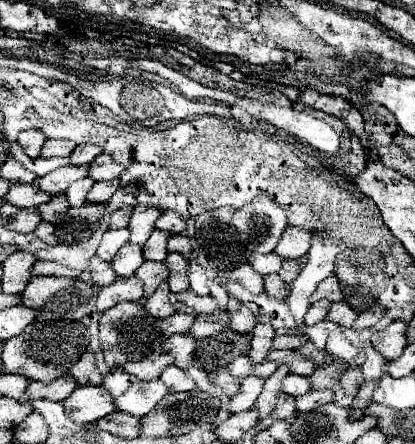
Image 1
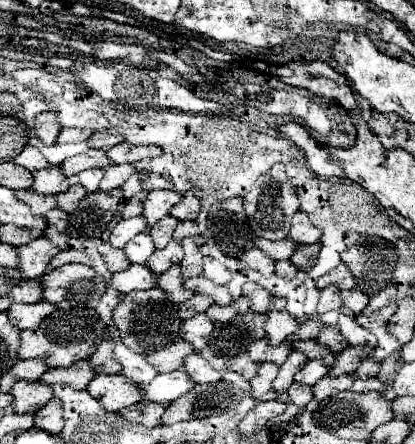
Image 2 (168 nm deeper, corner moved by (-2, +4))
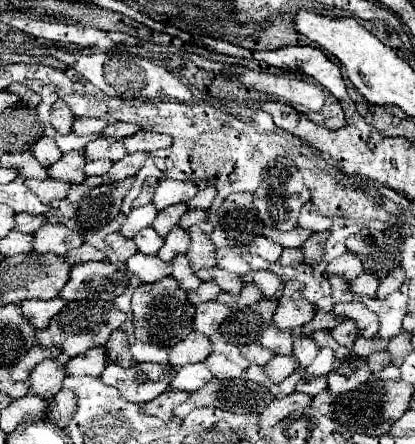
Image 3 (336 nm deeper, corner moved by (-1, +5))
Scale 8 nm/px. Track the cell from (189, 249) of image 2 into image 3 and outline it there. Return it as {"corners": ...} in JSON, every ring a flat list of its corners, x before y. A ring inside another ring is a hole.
{"corners":[[193,226,189,228,189,234,191,234,191,246,189,246,189,252,187,252,187,258,191,260,191,266,193,270,201,270,201,268,211,268,217,264,215,260,215,244,211,242,209,234,205,234,201,228]]}

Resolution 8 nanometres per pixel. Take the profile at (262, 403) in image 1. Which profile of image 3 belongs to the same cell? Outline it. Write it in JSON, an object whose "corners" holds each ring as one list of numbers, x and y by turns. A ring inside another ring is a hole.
{"corners":[[301,334,295,336,293,356,299,360,301,368,307,368,313,362,313,358,317,356,317,352,319,352,319,346,313,342,311,336,301,336]]}

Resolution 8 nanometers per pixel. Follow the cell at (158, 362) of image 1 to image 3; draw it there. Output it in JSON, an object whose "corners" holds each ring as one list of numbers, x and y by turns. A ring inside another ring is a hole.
{"corners":[[191,332,185,340,175,344,169,354,169,362,173,366,185,366,191,362,203,362,209,354,213,354,211,340,201,332]]}

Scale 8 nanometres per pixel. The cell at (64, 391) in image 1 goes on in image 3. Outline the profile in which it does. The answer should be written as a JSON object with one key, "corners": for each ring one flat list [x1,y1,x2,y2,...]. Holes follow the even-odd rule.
{"corners":[[91,348,81,356,75,356,67,362,67,374,73,376,101,376,103,368,107,366,107,352,105,348]]}

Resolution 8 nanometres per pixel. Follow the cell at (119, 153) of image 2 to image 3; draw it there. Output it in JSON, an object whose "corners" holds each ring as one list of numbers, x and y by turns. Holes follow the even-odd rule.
{"corners":[[137,132,133,136,127,136,125,140,125,148,127,152,137,152,137,150,143,150,143,152,155,152,155,150,161,150,161,148,169,148,171,146,171,136,167,134,157,134,157,132]]}

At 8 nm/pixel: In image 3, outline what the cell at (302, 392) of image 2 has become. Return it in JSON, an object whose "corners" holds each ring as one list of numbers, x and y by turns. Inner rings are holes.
{"corners":[[319,376,319,378,301,378,297,382,297,392,305,392,311,396,317,396,319,392,327,390,327,378]]}

